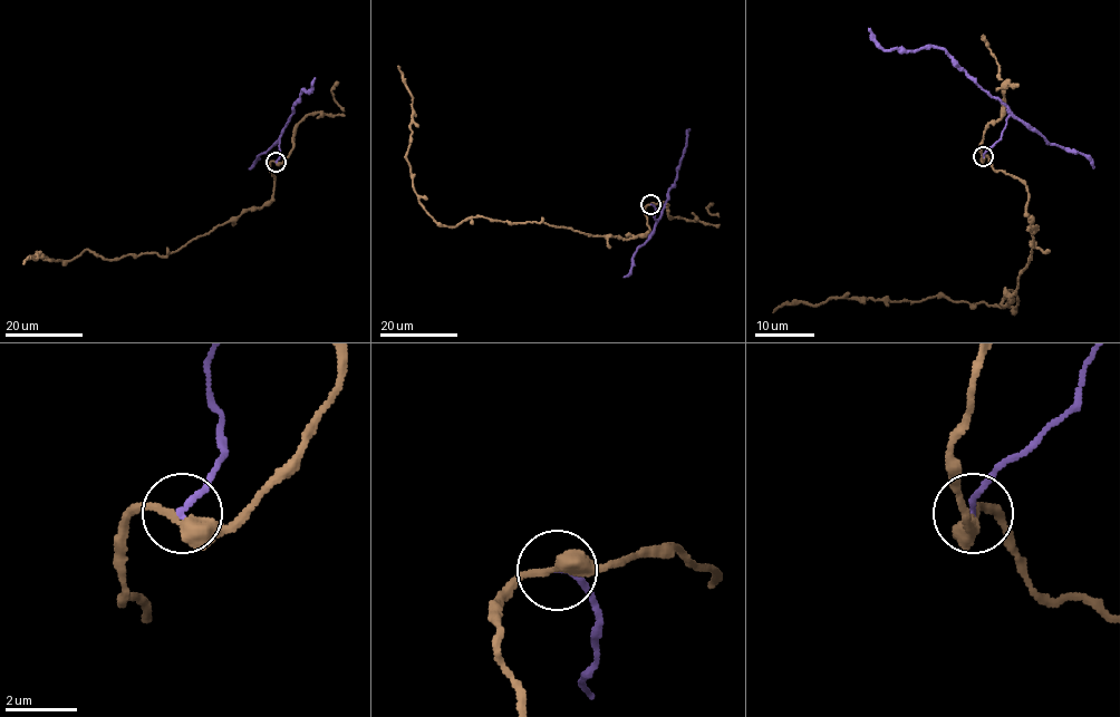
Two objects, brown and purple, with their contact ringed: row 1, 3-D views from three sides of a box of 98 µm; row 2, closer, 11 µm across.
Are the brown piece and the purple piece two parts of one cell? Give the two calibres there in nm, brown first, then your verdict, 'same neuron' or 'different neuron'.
320 nm thick on the brown side, 180 nm on the other; different neuron

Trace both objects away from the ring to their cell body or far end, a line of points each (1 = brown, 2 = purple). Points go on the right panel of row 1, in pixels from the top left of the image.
1: (984, 157), (1025, 185), (1035, 230), (1003, 298), (1015, 307), (939, 294), (773, 312)
2: (984, 157), (1002, 135), (1009, 109), (944, 50), (927, 47), (885, 50), (868, 28)

